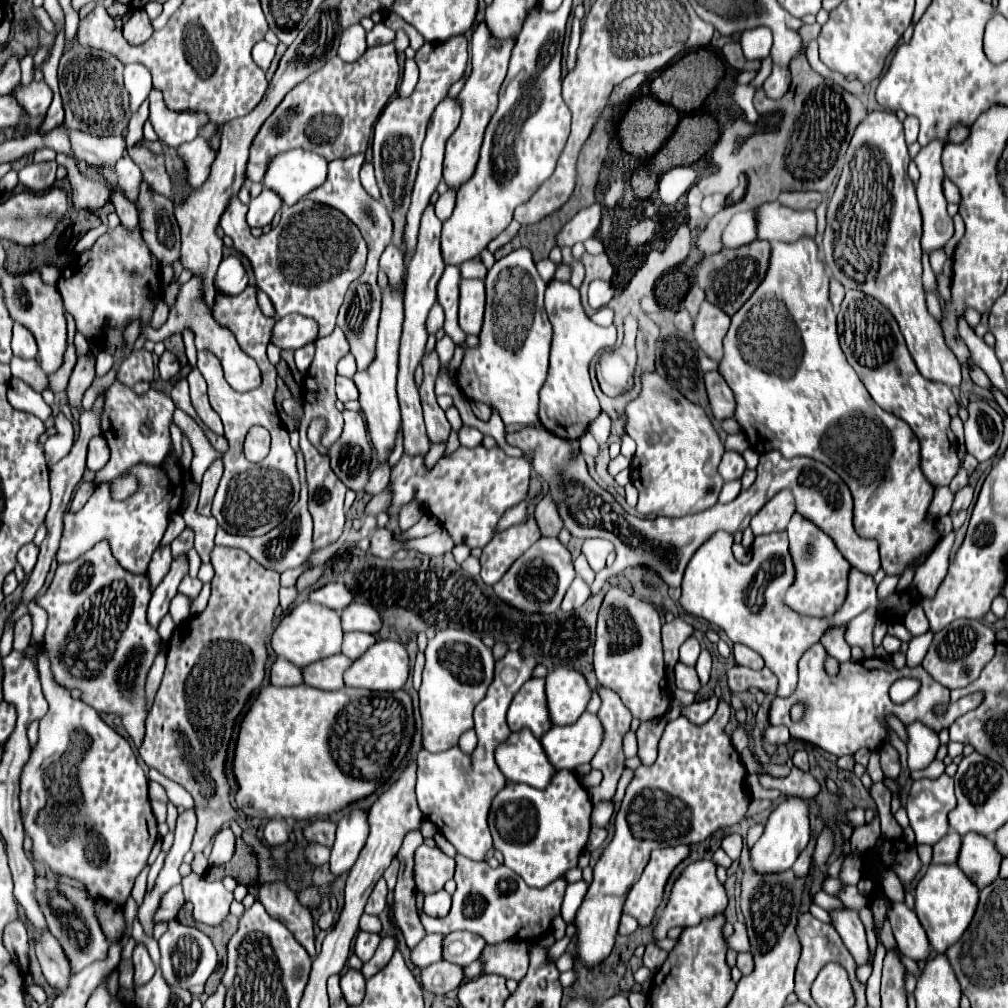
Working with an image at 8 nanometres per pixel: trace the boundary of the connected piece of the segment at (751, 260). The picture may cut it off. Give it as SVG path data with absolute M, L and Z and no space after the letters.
M752 240L740 248L724 248L712 256L704 256L696 266L696 286L700 286L706 294L706 302L718 306L728 316L732 316L758 288L762 276L766 274L770 258L770 244L766 240Z

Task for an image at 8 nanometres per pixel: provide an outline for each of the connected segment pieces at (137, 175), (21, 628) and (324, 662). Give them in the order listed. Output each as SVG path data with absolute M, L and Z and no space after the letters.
M124 152L124 156L118 160L116 164L116 172L120 176L120 182L126 188L126 195L132 202L136 202L138 197L138 186L142 182L142 172L140 168L132 162L132 158L128 156L128 152Z
M29 614L20 618L14 627L13 649L23 651L30 644L32 633L32 619Z
M334 654L328 658L322 658L314 664L308 664L302 668L302 678L304 684L312 686L312 688L320 688L320 690L338 690L344 688L342 684L342 672L350 666L352 662L342 656L342 654Z

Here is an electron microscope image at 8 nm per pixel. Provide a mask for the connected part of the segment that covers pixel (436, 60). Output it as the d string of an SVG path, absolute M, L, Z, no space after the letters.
M454 36L444 44L434 44L426 42L418 52L416 52L416 64L420 68L420 80L414 88L414 92L408 98L394 98L380 118L376 120L374 126L374 138L372 138L372 150L374 150L374 170L376 170L376 182L382 194L382 204L386 206L392 222L394 222L394 240L392 244L400 250L406 252L404 246L404 226L406 226L406 212L410 206L410 196L412 196L412 186L418 170L418 160L420 160L420 146L424 142L426 134L426 124L438 106L440 100L446 98L450 86L464 74L466 70L466 38L464 36Z

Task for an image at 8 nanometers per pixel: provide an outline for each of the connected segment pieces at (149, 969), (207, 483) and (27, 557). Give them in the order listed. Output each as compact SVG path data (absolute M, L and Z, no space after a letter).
M142 942L136 944L132 960L134 960L134 970L136 970L136 974L134 974L136 984L146 984L146 980L150 980L154 976L156 966L148 954L148 948Z
M216 460L204 474L202 480L202 492L200 492L200 504L198 504L198 512L202 512L204 516L210 516L210 506L212 506L212 498L216 494L216 488L222 478L222 460Z
M34 542L24 544L24 546L20 548L20 552L18 552L18 562L22 564L22 568L24 568L26 574L30 574L30 570L34 568L36 556L38 556L38 546L36 546Z

